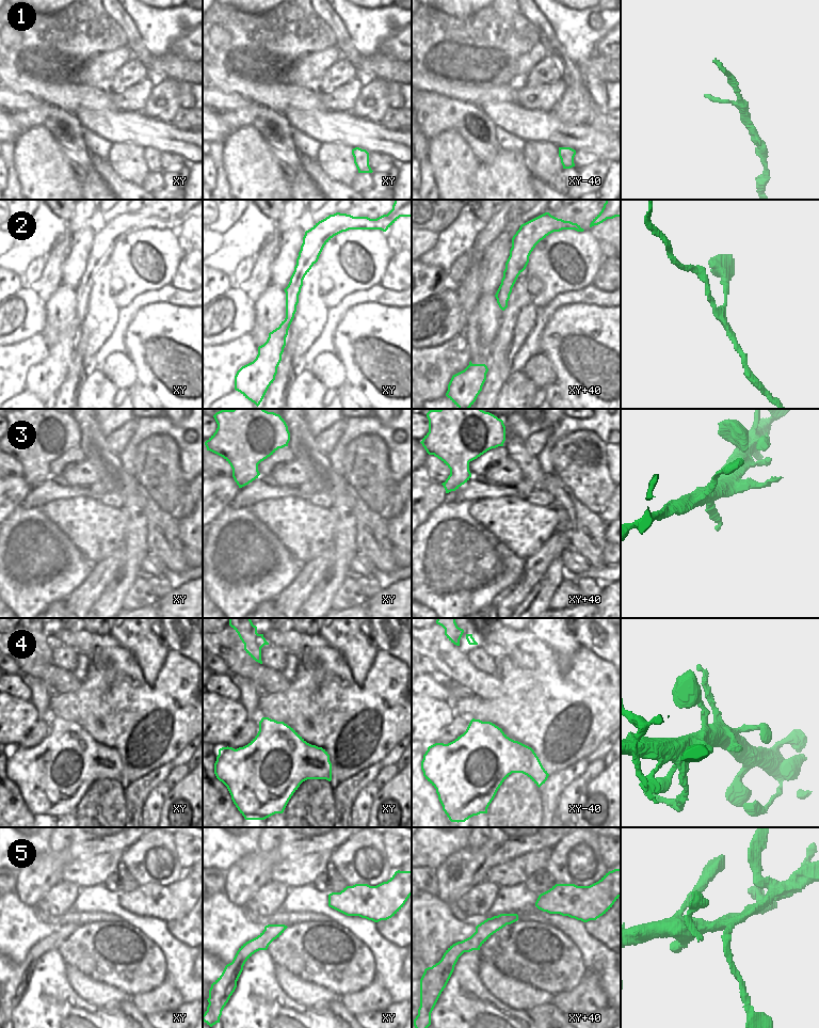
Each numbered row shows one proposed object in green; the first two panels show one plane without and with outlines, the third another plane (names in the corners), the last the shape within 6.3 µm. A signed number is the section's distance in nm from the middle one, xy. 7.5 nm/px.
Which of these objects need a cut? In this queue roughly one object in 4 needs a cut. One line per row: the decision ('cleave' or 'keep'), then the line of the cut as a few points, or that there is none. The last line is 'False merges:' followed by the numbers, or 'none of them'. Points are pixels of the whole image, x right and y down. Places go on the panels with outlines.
1: keep | no cut
2: keep | no cut
3: keep | no cut
4: keep | no cut
5: keep | no cut
False merges: none of them

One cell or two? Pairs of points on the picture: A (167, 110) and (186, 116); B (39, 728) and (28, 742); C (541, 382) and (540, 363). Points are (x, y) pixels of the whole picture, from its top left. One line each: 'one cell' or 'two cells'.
A: two cells
B: one cell
C: one cell

